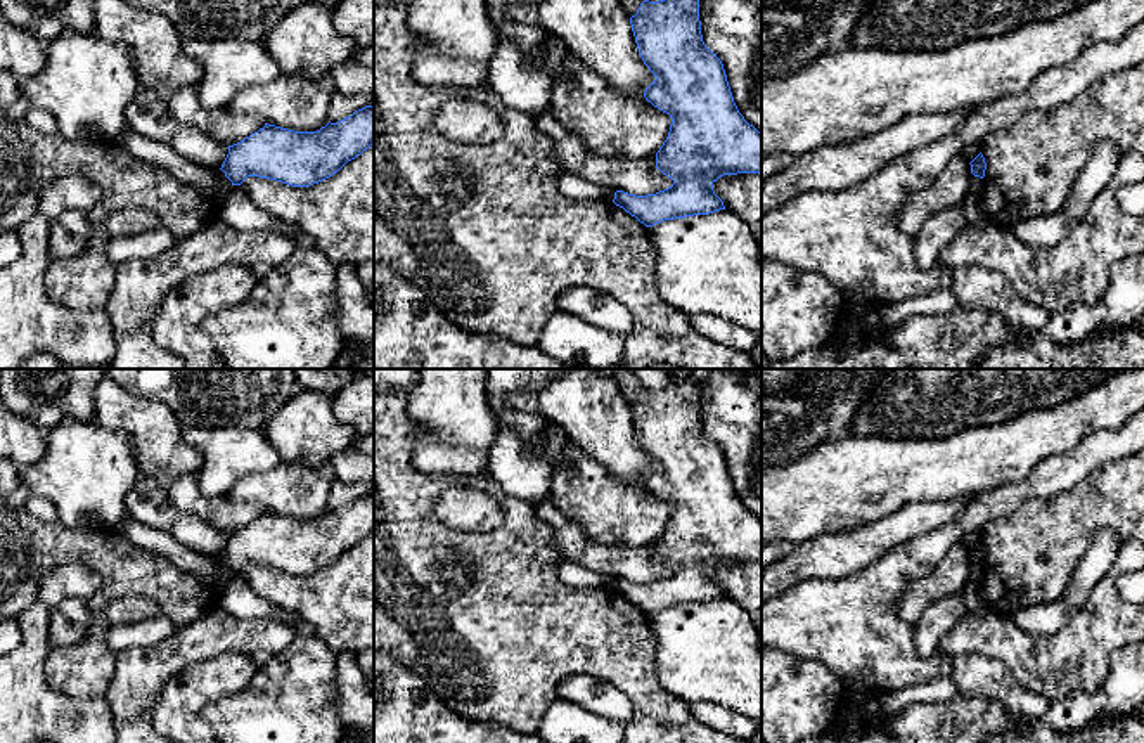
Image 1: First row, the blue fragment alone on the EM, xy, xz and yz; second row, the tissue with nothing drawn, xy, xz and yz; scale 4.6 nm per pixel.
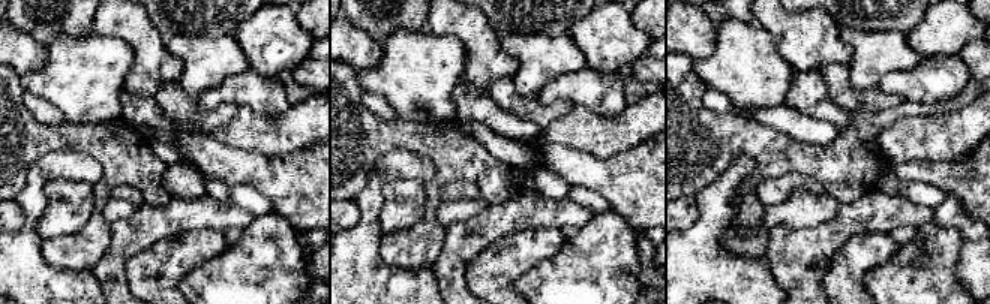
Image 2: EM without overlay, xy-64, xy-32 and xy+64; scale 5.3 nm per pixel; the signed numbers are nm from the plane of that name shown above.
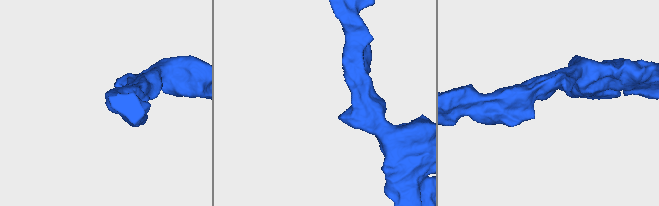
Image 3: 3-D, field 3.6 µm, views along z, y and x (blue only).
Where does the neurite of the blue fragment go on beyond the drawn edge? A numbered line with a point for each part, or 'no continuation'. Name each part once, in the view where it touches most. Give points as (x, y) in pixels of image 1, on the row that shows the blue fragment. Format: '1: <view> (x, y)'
no continuation

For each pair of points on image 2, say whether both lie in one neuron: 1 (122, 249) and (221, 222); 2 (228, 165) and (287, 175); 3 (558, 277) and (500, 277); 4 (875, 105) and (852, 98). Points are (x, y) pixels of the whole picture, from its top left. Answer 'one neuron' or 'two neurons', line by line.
1: one neuron
2: one neuron
3: two neurons
4: one neuron

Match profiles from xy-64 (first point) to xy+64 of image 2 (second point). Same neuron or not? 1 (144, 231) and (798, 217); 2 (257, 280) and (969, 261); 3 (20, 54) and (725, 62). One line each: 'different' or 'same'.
1: different
2: different
3: different

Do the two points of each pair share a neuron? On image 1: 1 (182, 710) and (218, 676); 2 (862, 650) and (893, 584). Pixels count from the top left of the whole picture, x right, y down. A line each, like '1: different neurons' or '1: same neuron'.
1: same neuron
2: same neuron

